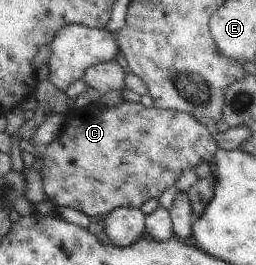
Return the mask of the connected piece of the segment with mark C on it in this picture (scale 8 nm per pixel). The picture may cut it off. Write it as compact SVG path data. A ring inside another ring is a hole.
M124 102L120 106L108 107L105 104L97 104L86 106L80 109L73 108L69 115L66 116L64 129L61 136L57 140L53 140L49 146L46 146L45 153L42 156L43 166L40 175L42 176L42 183L44 186L45 194L48 200L55 206L70 206L71 209L84 213L89 216L104 216L104 218L121 207L129 207L132 209L140 209L145 202L151 199L158 200L158 198L177 182L177 178L187 172L187 170L194 171L201 162L209 162L213 155L216 153L217 142L213 138L214 131L212 128L201 124L199 120L195 120L191 114L175 109L160 109L155 105L151 108L145 107L141 103Z

